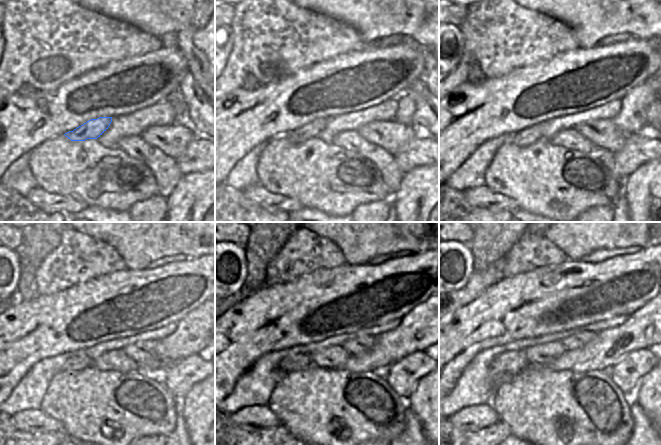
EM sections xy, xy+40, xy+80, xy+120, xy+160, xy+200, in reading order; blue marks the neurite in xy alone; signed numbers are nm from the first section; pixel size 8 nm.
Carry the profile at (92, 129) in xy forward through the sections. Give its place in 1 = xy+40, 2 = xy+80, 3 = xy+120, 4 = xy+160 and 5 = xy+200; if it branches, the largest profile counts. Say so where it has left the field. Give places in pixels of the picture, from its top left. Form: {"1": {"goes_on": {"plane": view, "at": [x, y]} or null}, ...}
{"1": {"goes_on": {"plane": "xy+40", "at": [313, 129]}}, "2": {"goes_on": {"plane": "xy+80", "at": [529, 135]}}, "3": {"goes_on": {"plane": "xy+120", "at": [78, 363]}}, "4": {"goes_on": {"plane": "xy+160", "at": [291, 363]}}, "5": {"goes_on": {"plane": "xy+200", "at": [508, 363]}}}

